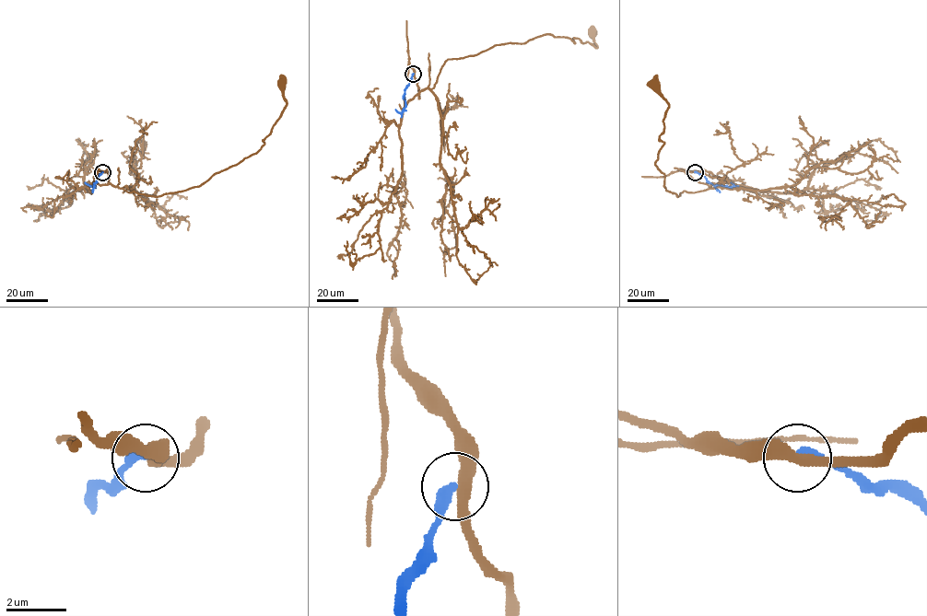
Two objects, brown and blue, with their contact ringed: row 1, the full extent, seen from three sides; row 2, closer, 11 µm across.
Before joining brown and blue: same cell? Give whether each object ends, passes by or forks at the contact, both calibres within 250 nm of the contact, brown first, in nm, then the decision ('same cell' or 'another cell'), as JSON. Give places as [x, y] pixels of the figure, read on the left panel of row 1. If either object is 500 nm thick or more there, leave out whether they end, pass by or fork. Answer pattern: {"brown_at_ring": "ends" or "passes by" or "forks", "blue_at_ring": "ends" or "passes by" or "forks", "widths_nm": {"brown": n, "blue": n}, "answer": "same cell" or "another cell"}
{"brown_at_ring": "passes by", "blue_at_ring": "ends", "widths_nm": {"brown": 360, "blue": 360}, "answer": "another cell"}

